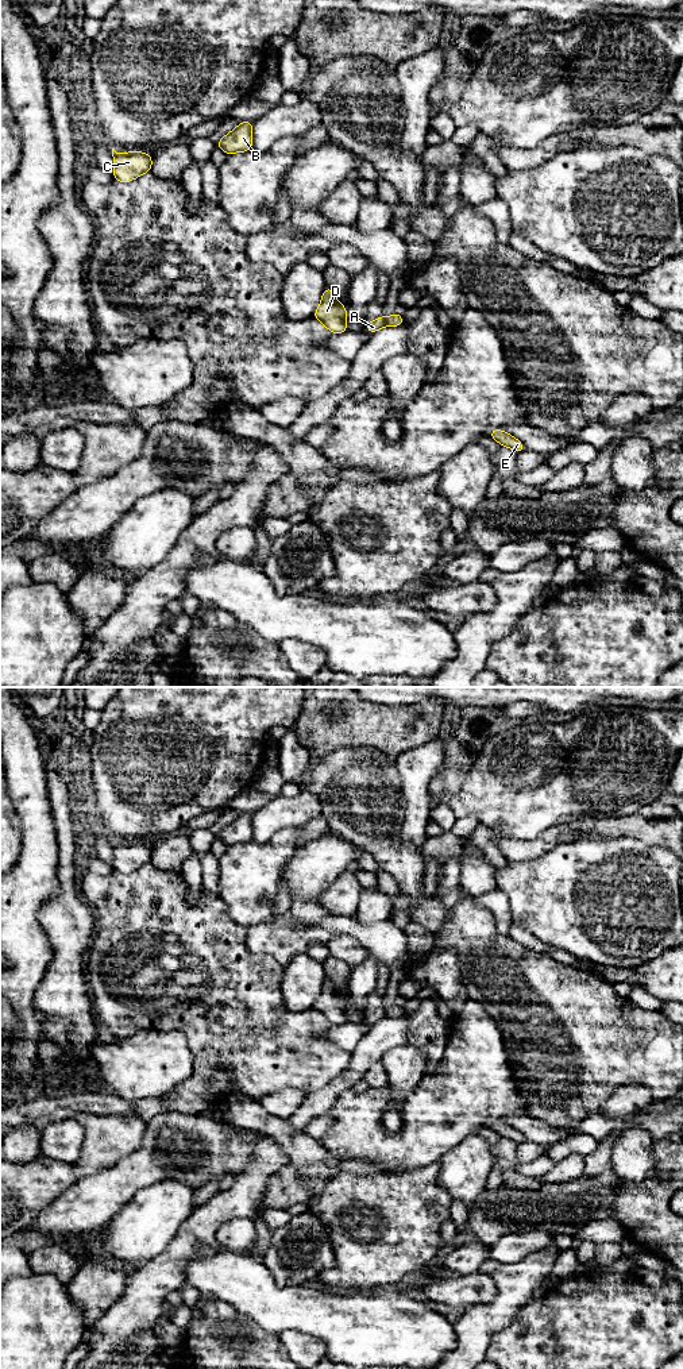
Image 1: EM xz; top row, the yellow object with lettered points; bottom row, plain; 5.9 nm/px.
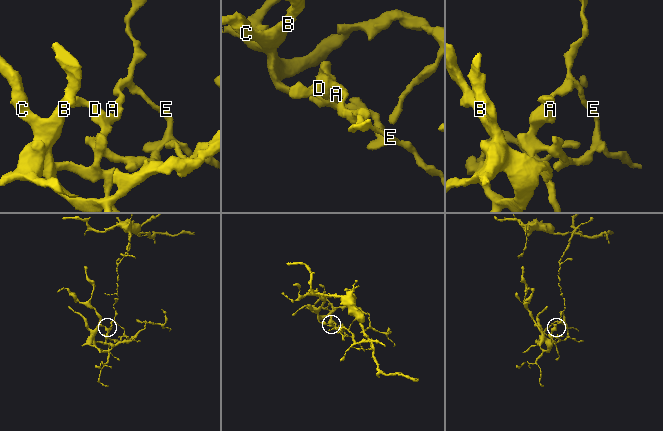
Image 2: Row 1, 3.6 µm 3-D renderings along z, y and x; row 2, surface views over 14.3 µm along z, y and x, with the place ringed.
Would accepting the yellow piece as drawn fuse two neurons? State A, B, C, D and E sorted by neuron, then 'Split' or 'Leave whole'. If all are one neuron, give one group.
Groups: A E / B C D. Split

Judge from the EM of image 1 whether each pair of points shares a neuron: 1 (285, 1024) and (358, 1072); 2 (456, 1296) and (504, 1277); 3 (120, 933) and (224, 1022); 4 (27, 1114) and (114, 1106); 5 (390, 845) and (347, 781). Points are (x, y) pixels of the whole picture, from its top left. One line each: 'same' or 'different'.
1: different
2: different
3: same
4: same
5: same

